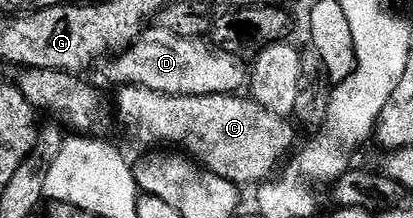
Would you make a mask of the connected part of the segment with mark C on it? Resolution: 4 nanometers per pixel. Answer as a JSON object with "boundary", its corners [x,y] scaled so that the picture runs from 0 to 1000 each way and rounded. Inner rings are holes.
{"boundary":[[[303,390],[286,427],[281,518],[291,532],[293,564],[344,661],[358,665],[349,674],[424,674],[518,803],[584,858],[610,844],[617,853],[651,826],[671,789],[668,752],[678,734],[685,743],[719,679],[719,578],[695,537],[663,528],[663,509],[644,509],[644,491],[634,491],[600,436],[511,427],[487,445],[433,445],[412,427],[385,427],[351,390]]]}

